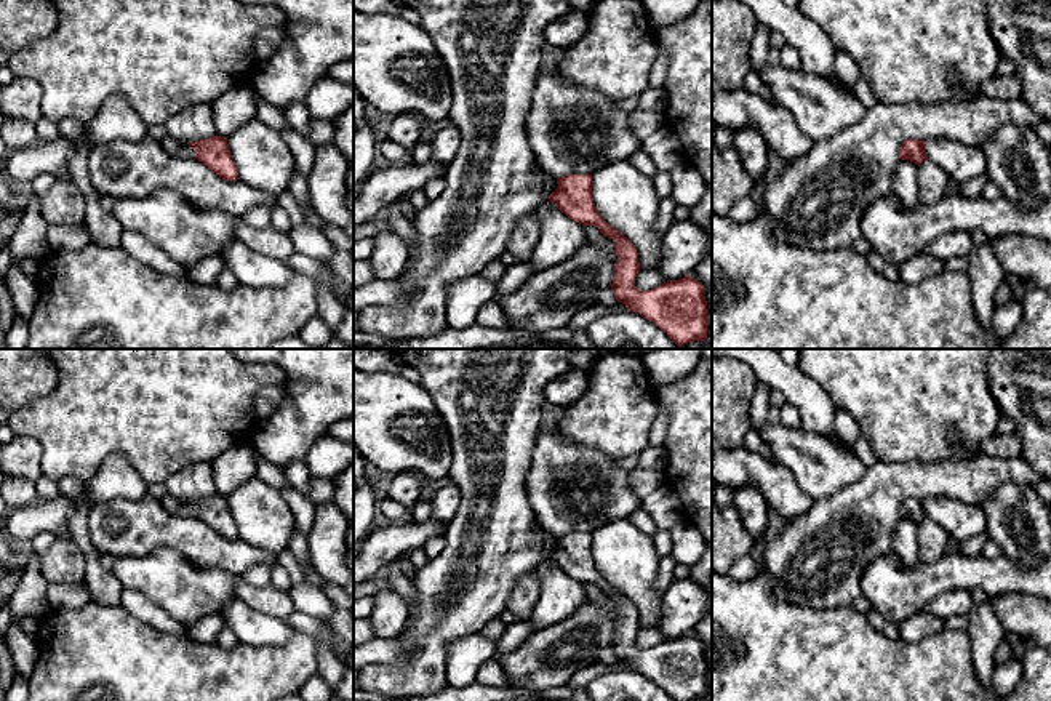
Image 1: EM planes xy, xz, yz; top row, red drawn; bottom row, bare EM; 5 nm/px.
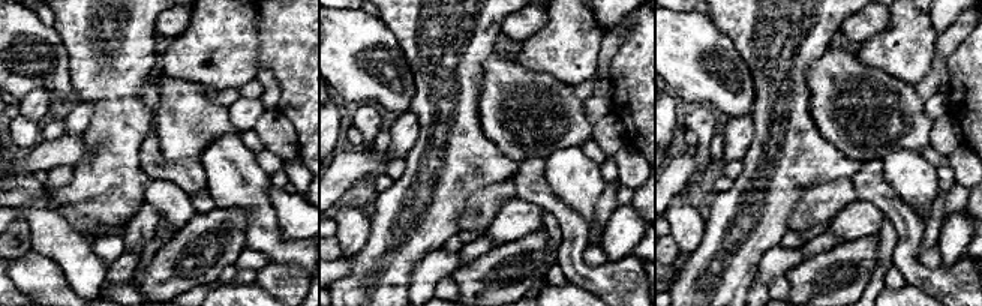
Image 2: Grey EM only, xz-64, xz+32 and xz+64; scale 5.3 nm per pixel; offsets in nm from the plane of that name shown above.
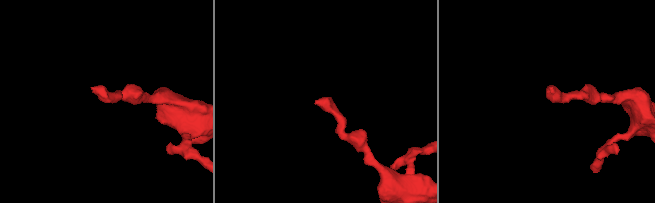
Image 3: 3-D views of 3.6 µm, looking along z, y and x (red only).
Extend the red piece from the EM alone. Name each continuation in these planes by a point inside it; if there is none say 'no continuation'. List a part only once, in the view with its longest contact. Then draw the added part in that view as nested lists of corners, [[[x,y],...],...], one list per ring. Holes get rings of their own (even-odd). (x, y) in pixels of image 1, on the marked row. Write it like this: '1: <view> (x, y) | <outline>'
1: xy (176, 148) | [[[166,136],[162,141],[163,149],[171,155],[171,157],[179,157],[179,158],[195,158],[197,152],[184,141]]]

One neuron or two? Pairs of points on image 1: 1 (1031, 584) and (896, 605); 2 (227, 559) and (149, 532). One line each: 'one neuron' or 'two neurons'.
1: one neuron
2: one neuron

